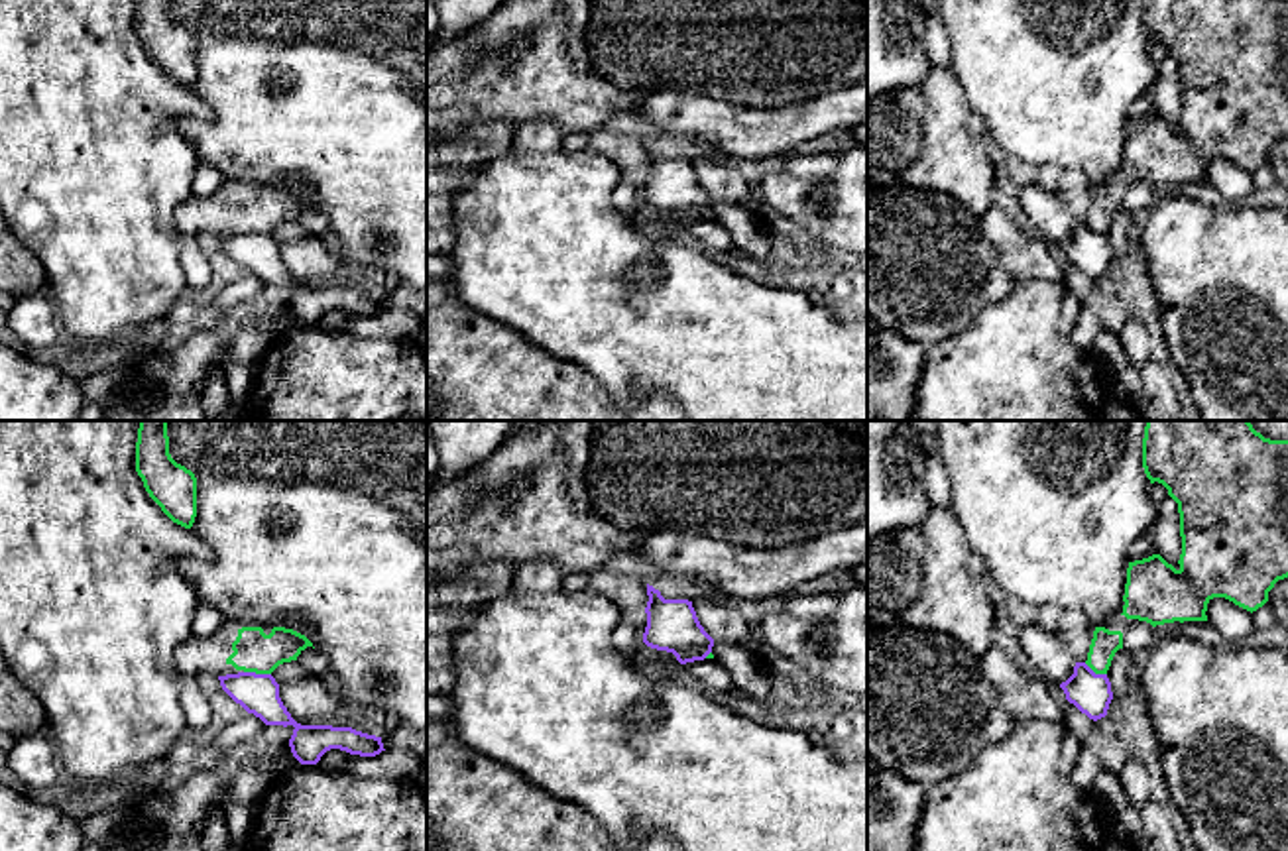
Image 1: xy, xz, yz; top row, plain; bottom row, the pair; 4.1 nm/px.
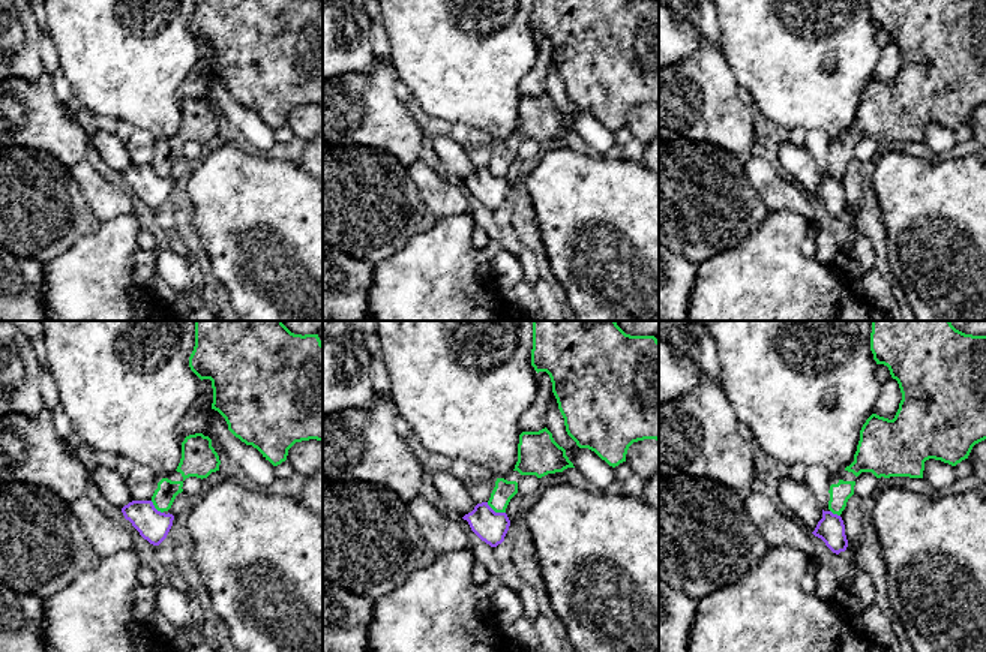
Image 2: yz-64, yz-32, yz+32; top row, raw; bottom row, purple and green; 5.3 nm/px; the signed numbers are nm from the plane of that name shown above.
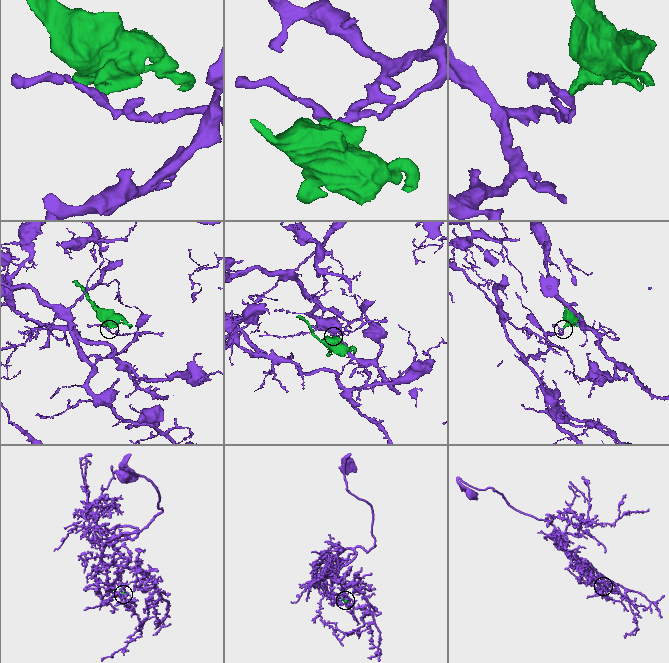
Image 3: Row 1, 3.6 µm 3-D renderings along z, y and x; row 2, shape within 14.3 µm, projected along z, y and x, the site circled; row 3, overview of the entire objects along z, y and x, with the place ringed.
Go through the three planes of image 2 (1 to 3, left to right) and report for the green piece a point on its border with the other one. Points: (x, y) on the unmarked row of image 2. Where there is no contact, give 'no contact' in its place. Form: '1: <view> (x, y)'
1: yz-64 (155, 173)
2: yz-32 (494, 176)
3: yz+32 (835, 179)

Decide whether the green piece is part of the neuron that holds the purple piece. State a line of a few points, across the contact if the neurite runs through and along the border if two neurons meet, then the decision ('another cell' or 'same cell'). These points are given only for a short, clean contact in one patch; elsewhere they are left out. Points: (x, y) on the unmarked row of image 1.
line xy (244, 230), (270, 234); another cell

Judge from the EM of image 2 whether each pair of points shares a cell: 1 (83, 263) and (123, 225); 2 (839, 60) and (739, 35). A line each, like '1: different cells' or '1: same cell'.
1: same cell
2: same cell

